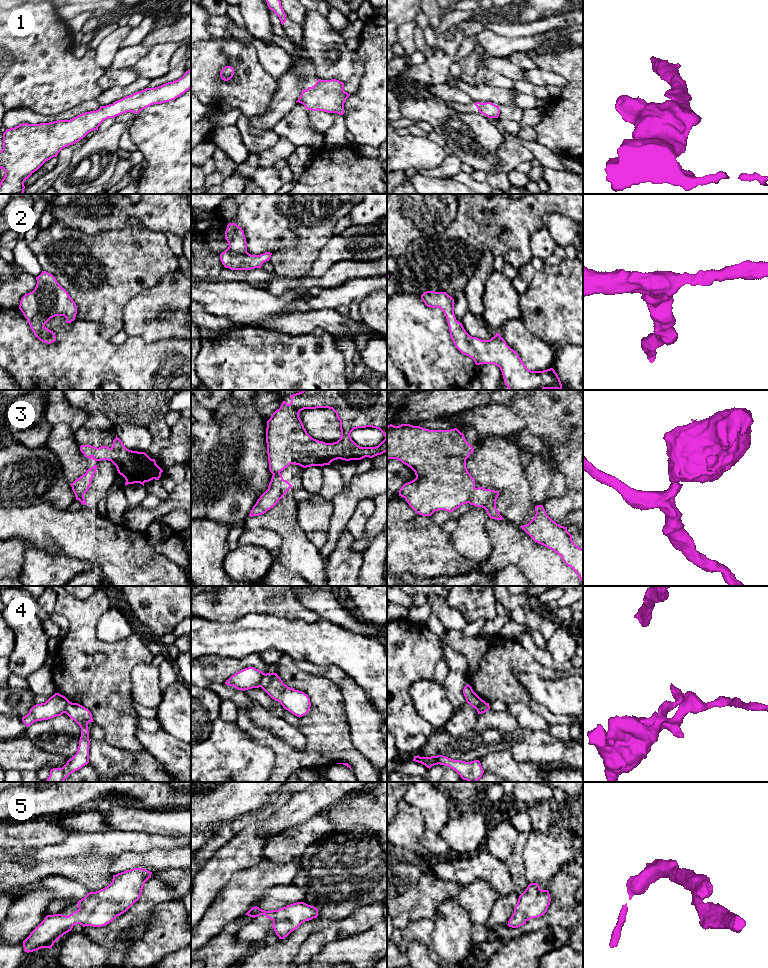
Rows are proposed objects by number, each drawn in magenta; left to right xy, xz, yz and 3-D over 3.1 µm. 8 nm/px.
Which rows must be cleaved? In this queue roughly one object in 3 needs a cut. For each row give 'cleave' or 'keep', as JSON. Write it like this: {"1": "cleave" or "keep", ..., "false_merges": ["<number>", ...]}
{"1": "keep", "2": "keep", "3": "cleave", "4": "cleave", "5": "keep", "false_merges": ["3", "4"]}

